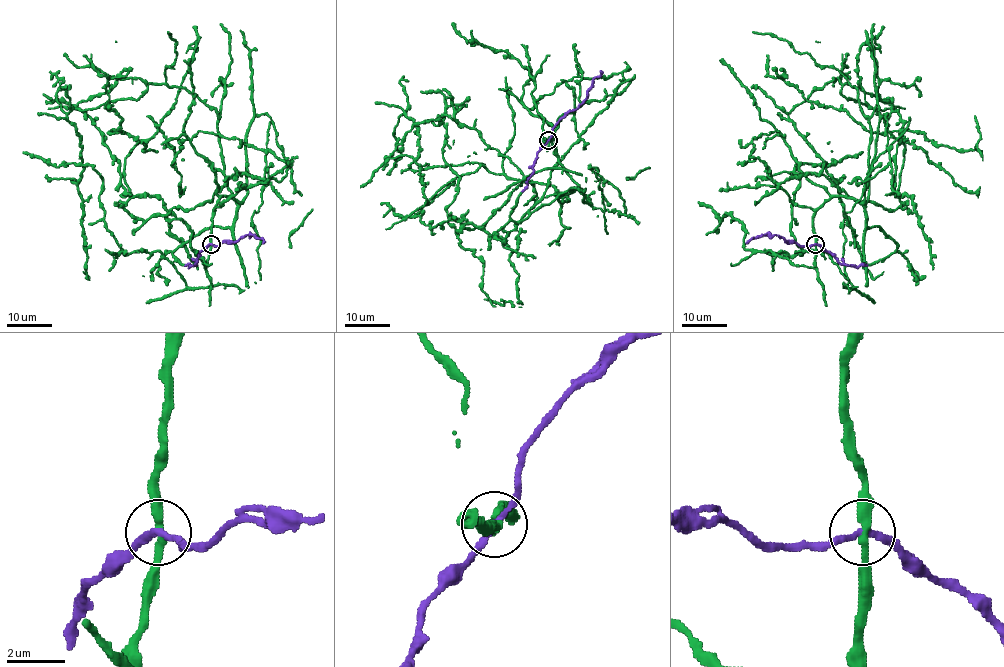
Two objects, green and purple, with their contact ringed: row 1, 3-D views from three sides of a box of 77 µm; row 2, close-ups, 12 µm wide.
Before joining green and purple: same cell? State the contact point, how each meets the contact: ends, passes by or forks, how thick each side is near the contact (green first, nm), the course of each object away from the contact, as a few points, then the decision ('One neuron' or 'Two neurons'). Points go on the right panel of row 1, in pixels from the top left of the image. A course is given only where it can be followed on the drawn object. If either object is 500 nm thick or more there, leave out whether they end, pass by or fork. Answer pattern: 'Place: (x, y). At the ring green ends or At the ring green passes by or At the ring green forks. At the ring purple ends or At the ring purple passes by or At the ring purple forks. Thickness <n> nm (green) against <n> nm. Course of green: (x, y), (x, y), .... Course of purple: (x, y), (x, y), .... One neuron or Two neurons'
Place: (815, 244). At the ring green passes by. At the ring purple passes by. Thickness 300 nm (green) against 200 nm. Course of green: (815, 244), (825, 202), (869, 195), (842, 86), (896, 111), (913, 212), (812, 174), (754, 201). Course of purple: (815, 244), (798, 246), (777, 235), (753, 237), (746, 244). One neuron

